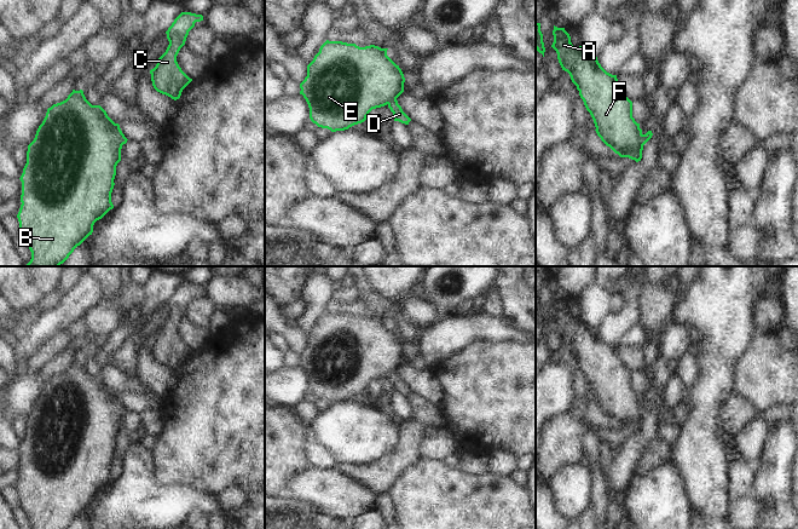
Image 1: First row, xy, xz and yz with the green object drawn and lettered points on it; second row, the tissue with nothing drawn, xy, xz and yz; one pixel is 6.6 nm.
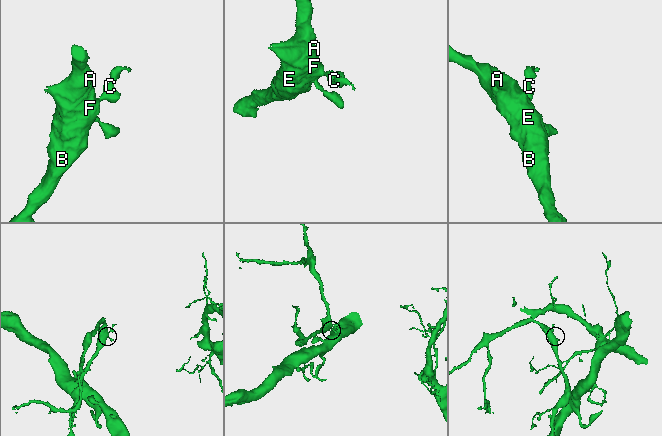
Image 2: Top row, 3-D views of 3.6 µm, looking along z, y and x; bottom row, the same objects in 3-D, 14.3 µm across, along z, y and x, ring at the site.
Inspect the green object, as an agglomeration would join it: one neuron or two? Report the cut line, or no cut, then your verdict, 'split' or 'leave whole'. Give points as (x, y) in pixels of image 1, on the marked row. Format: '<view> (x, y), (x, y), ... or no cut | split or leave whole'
no cut | leave whole

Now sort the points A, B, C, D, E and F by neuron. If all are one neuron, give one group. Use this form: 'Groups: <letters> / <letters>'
Groups: A B C D E F

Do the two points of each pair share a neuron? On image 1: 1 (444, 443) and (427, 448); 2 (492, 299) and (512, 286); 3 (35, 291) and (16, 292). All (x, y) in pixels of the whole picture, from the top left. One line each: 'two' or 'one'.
1: one
2: two
3: one

